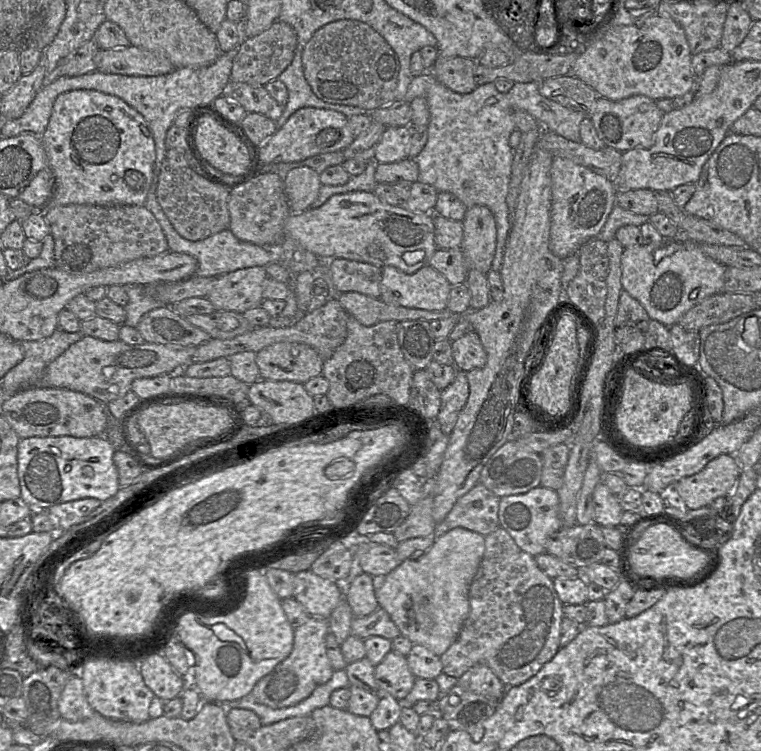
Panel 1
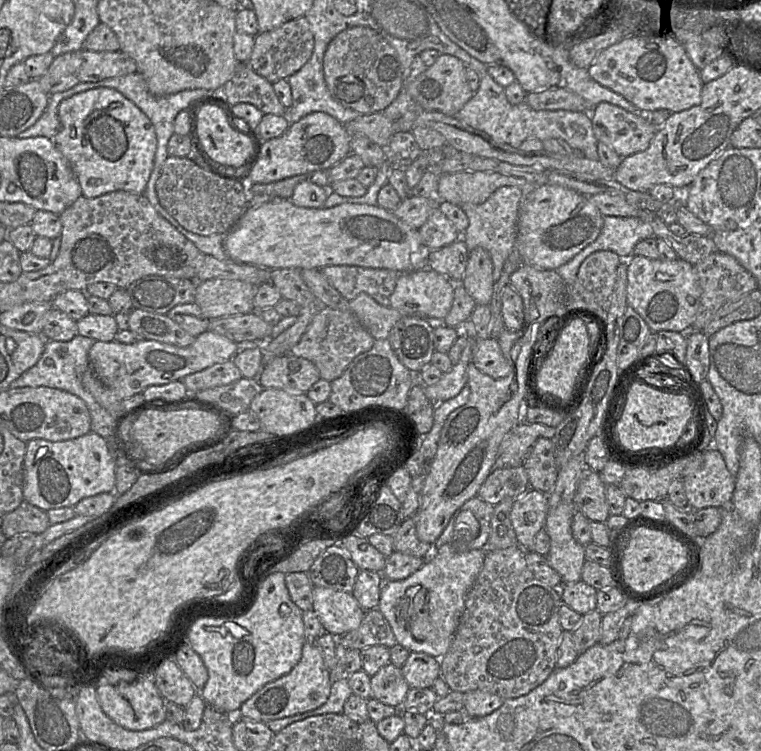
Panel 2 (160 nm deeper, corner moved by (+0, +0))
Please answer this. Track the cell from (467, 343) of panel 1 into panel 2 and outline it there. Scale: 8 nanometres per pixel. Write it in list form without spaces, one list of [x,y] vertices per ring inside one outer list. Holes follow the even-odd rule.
[[[495,338],[473,340],[472,363],[494,379],[503,378],[510,372],[510,366]]]

